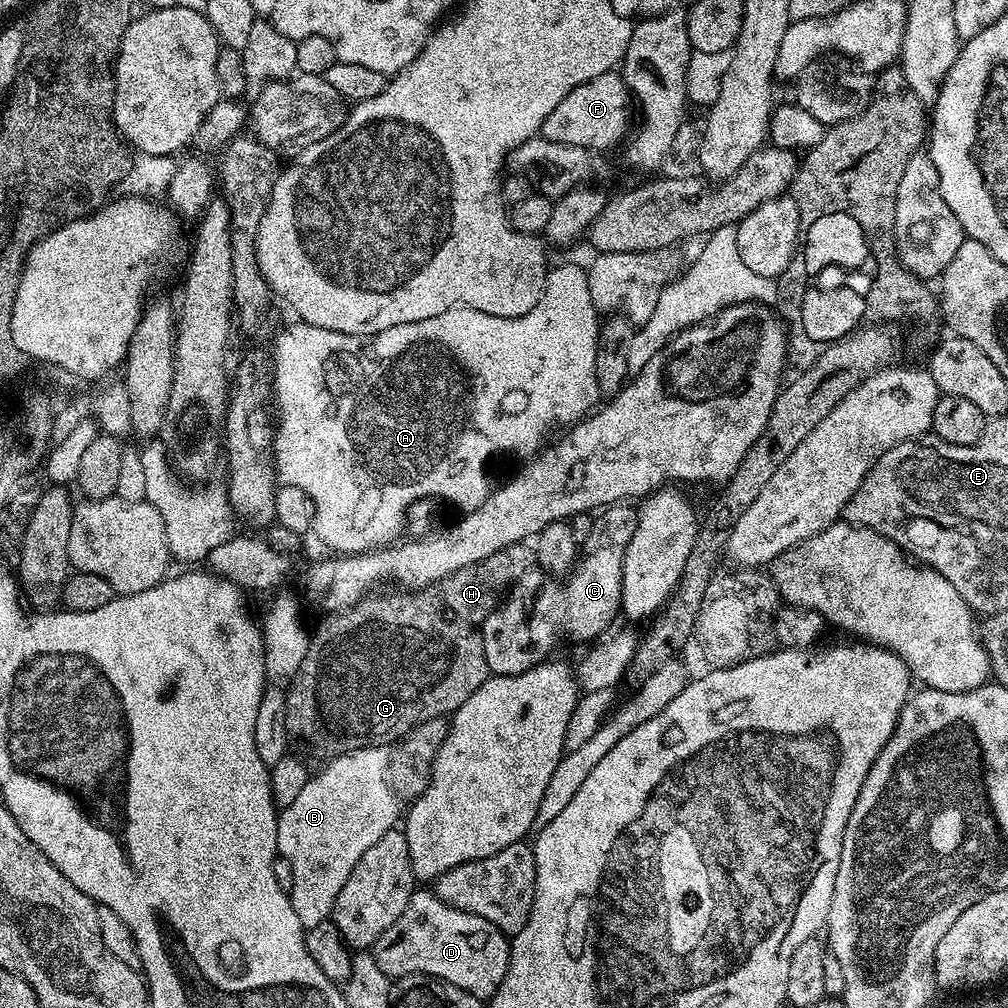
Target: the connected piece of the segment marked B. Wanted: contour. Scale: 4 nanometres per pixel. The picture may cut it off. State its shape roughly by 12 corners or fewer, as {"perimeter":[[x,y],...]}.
{"perimeter":[[380,746],[327,761],[279,809],[305,930],[401,819]]}

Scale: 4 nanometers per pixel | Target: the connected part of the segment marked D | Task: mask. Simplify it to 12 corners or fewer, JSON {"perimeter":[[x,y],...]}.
{"perimeter":[[413,891],[370,949],[389,978],[434,976],[483,1001],[510,940]]}

